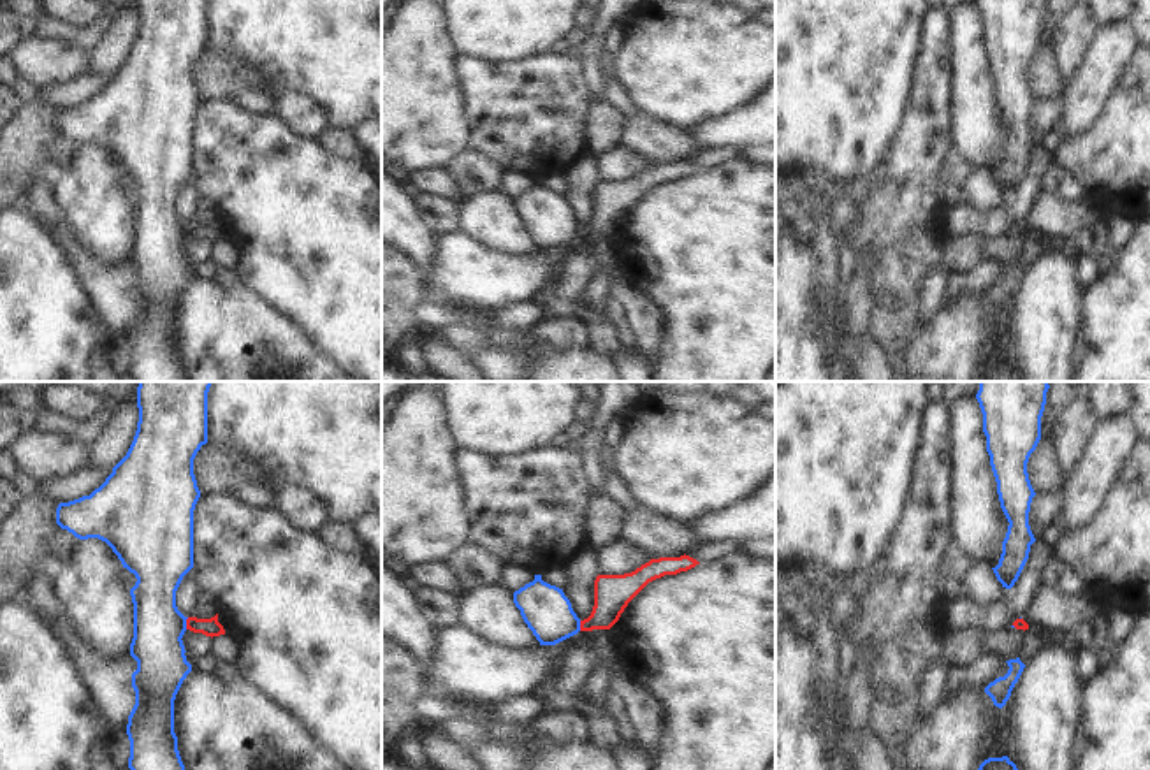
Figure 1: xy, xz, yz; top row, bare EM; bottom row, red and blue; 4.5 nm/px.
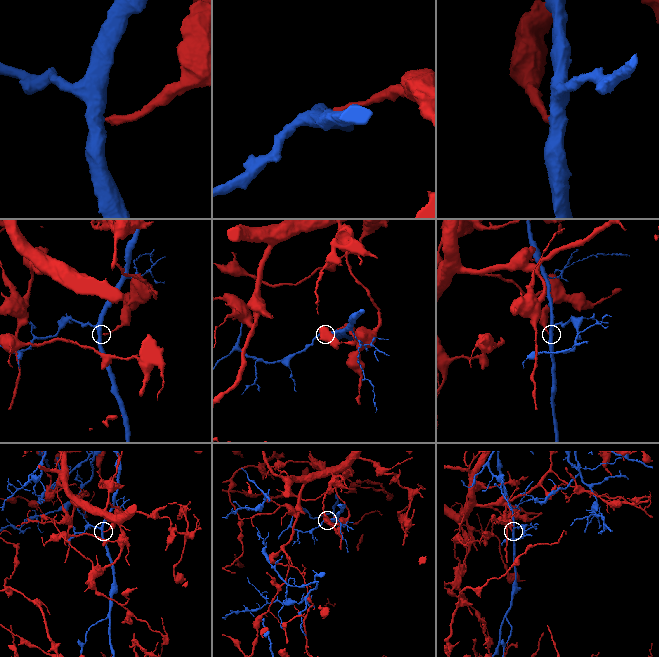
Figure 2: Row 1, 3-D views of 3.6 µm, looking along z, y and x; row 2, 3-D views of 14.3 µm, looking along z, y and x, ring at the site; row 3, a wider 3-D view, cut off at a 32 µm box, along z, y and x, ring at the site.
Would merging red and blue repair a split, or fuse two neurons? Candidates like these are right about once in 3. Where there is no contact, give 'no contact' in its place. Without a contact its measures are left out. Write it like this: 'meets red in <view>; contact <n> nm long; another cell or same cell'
meets red in xy; contact 60 nm long; another cell

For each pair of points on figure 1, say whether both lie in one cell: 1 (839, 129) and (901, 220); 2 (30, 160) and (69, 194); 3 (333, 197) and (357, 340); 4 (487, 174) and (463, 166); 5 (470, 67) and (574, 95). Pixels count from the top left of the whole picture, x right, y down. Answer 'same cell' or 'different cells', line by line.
1: different cells
2: different cells
3: same cell
4: same cell
5: same cell

